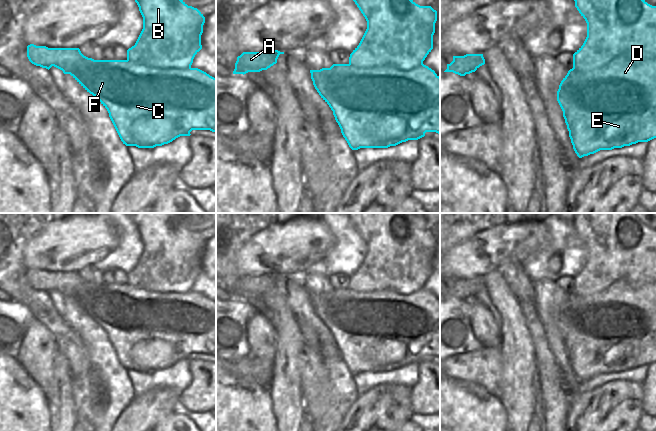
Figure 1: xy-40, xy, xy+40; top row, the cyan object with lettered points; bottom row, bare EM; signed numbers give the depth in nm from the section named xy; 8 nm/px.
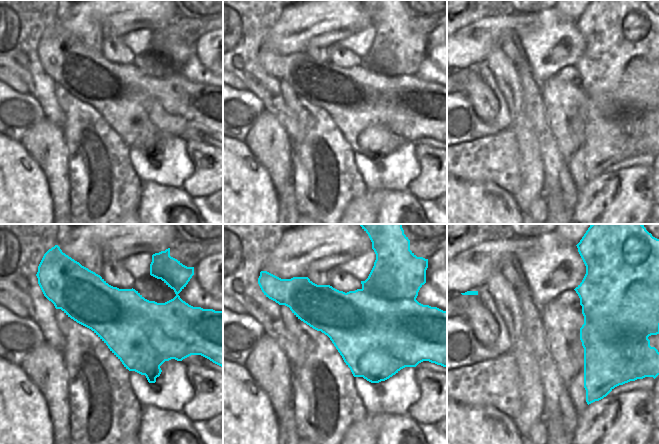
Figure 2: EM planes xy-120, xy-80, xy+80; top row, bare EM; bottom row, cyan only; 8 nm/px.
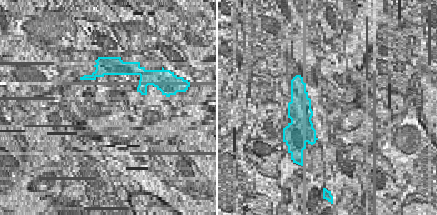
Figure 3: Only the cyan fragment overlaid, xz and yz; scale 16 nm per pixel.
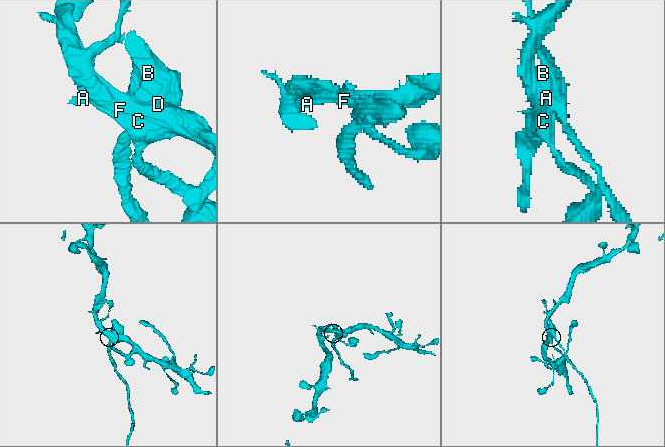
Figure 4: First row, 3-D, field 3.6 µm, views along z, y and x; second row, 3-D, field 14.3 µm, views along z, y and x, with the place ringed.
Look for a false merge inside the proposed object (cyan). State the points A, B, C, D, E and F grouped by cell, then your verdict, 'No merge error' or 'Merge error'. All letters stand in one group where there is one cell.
Groups: A C D E F / B. Merge error.

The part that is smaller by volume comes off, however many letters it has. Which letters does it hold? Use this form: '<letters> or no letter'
B.

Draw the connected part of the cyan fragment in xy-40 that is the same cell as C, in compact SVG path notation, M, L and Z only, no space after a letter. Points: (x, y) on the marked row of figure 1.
M27 46L29 61L42 68L52 66L70 74L87 92L108 111L109 117L126 146L154 148L168 144L180 136L190 136L192 130L216 132L216 78L198 68L152 68L130 60L94 60L84 56L79 48L48 48Z

